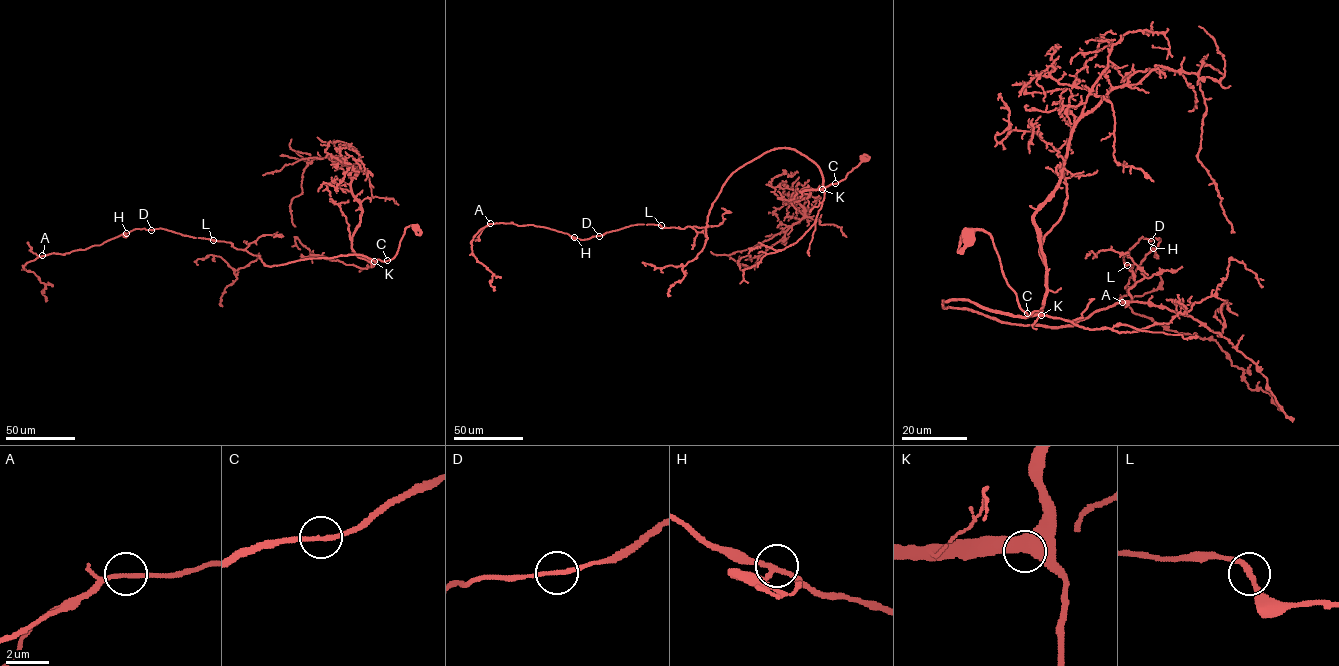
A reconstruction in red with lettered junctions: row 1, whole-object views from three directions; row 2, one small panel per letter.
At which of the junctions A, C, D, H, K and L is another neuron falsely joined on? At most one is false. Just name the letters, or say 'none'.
none

